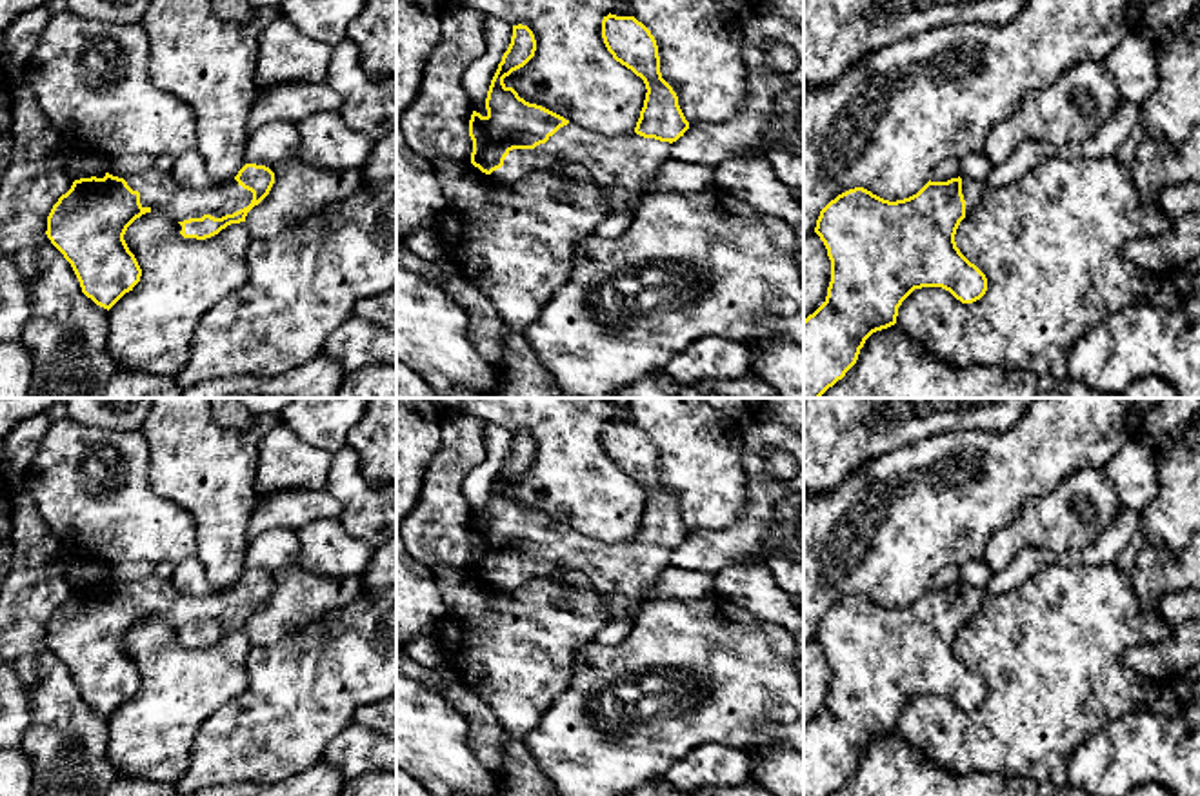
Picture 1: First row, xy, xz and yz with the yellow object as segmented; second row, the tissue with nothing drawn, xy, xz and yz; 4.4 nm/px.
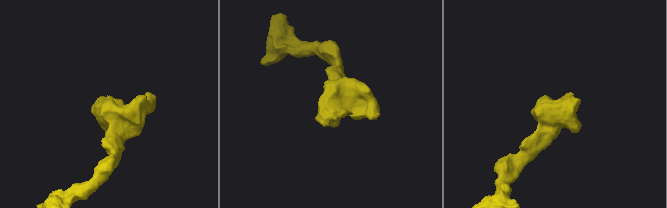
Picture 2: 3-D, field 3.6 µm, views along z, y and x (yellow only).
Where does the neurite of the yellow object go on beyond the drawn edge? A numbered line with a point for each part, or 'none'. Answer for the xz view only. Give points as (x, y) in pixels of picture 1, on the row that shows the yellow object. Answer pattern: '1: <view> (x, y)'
1: xz (620, 166)

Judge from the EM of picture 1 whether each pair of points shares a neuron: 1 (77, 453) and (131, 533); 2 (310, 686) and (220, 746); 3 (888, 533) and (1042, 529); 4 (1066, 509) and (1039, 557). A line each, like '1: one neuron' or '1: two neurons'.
1: one neuron
2: one neuron
3: two neurons
4: two neurons

